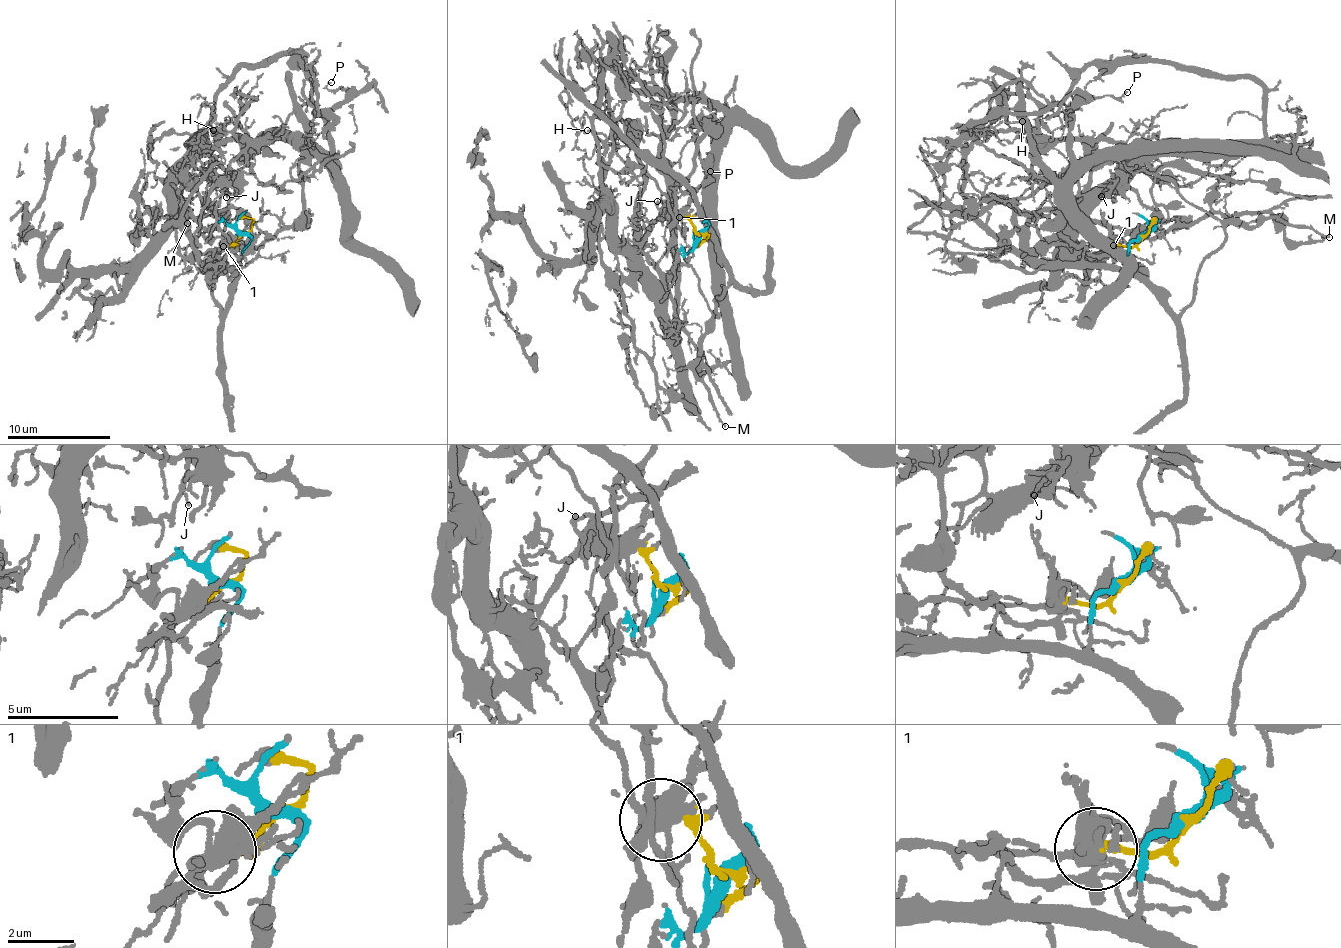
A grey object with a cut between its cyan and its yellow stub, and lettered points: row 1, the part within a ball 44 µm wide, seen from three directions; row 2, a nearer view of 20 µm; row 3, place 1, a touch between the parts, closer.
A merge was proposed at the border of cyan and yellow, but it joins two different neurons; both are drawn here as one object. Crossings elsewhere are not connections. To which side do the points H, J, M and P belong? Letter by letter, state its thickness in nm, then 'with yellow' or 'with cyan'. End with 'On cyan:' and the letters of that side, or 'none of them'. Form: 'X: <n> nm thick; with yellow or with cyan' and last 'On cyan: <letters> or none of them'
H: 150 nm thick; with yellow
J: 80 nm thick; with yellow
M: 150 nm thick; with cyan
P: 110 nm thick; with cyan
On cyan: M, P

